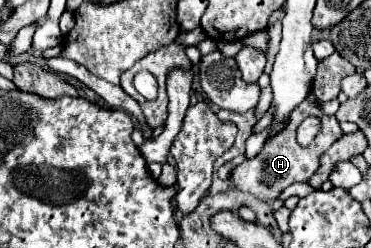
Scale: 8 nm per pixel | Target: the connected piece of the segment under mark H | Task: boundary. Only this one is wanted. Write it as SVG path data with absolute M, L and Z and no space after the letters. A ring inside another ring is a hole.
M302 101L302 105L298 105L298 107L292 111L290 123L288 123L288 127L286 127L282 133L270 137L254 159L246 159L244 163L240 163L238 167L232 169L230 179L228 179L228 181L230 181L230 187L234 187L234 189L238 189L238 191L248 191L248 193L252 193L256 199L266 201L266 203L268 203L268 201L274 201L274 199L278 199L278 195L280 195L288 185L308 181L308 179L316 173L316 169L318 169L318 159L320 159L320 155L322 155L340 135L342 135L342 131L340 131L340 125L338 125L338 121L336 121L334 115L324 115L324 113L322 113L318 107L314 107L310 101ZM310 115L314 115L314 117L320 119L322 129L318 131L318 135L314 137L314 141L312 141L308 147L300 147L298 141L296 141L296 129L298 129L298 125L300 125L306 117L310 117Z

